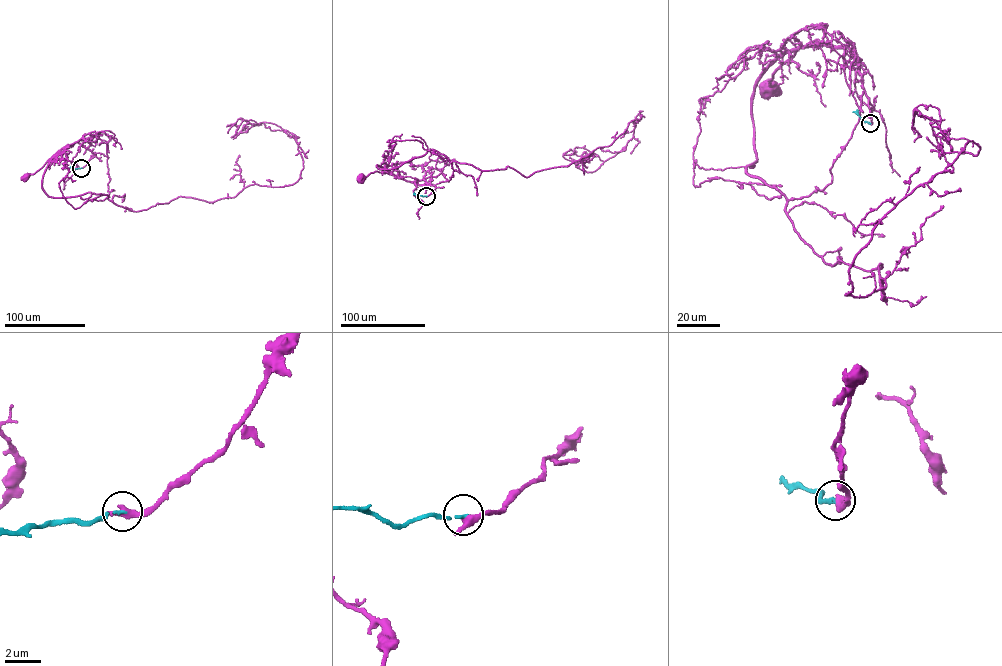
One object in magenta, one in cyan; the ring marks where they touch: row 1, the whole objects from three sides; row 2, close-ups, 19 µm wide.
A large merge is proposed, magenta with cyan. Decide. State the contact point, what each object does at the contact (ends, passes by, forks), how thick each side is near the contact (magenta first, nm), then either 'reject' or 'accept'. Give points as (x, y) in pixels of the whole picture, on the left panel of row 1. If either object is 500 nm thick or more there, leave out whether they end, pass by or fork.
at (81, 168); 550 nm thick on the magenta side, 130 nm on the other; reject

